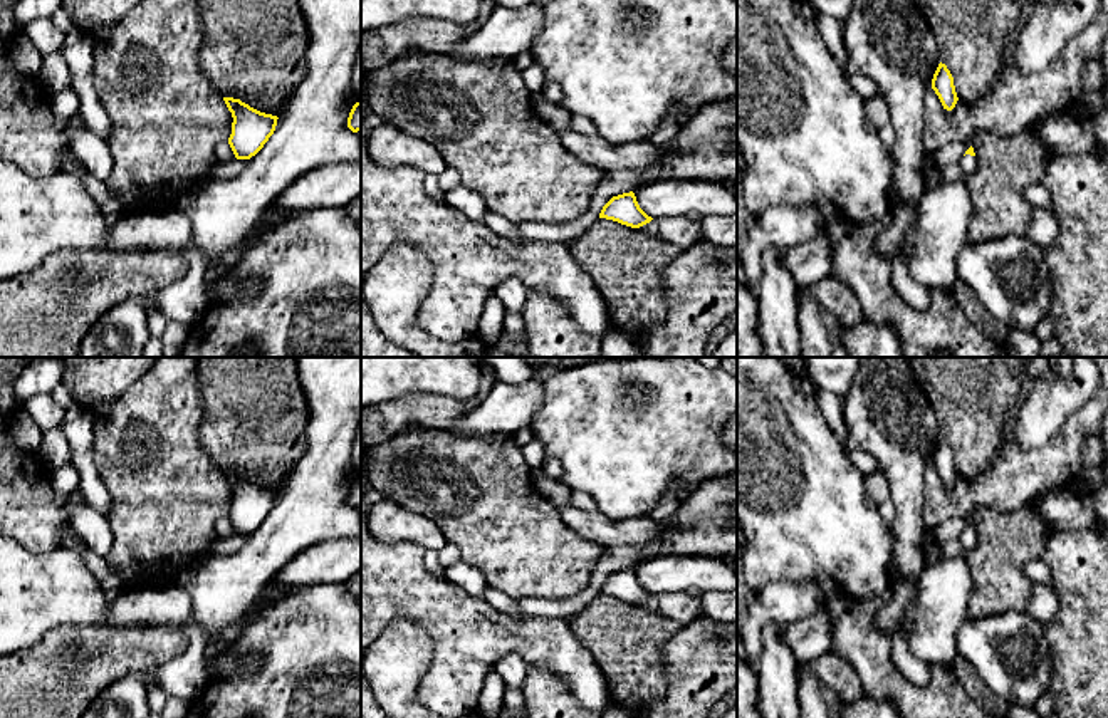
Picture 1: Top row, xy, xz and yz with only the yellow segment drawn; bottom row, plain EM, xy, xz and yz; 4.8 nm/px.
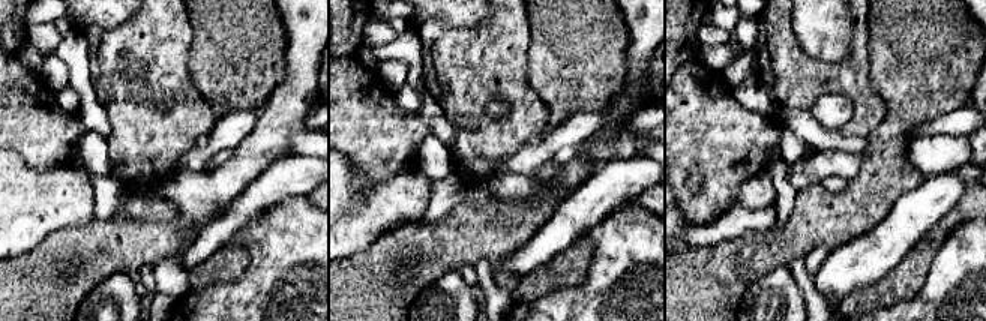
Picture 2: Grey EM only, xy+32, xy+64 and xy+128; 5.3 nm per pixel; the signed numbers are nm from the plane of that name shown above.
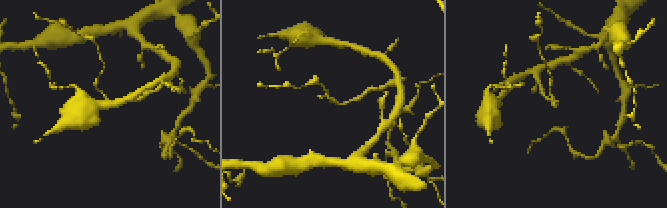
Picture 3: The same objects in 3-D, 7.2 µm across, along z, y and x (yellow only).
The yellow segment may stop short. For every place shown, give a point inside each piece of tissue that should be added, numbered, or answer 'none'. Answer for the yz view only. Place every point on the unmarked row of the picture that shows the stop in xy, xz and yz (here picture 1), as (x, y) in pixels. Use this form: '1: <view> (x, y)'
1: yz (967, 539)

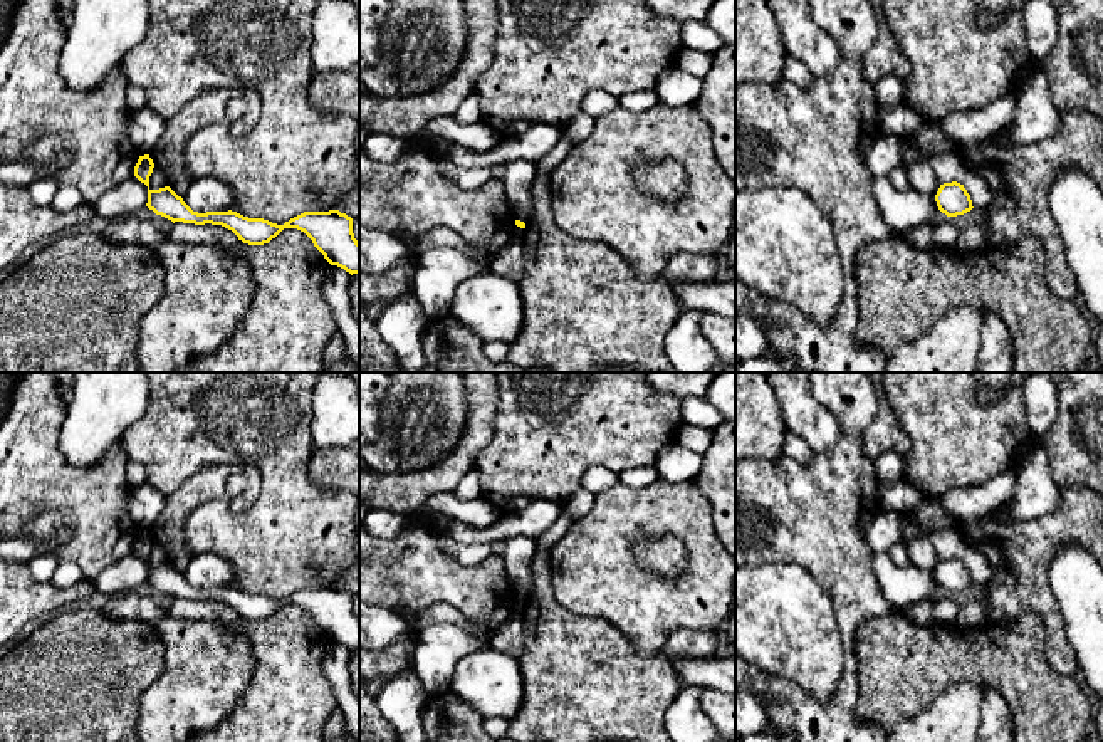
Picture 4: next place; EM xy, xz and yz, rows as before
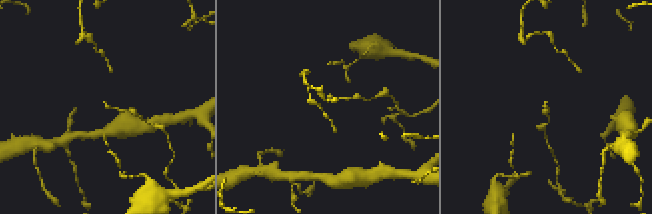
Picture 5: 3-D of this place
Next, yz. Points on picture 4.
none

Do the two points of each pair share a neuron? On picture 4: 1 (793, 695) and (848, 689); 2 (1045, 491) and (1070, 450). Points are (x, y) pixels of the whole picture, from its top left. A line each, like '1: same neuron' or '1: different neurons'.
1: same neuron
2: different neurons

